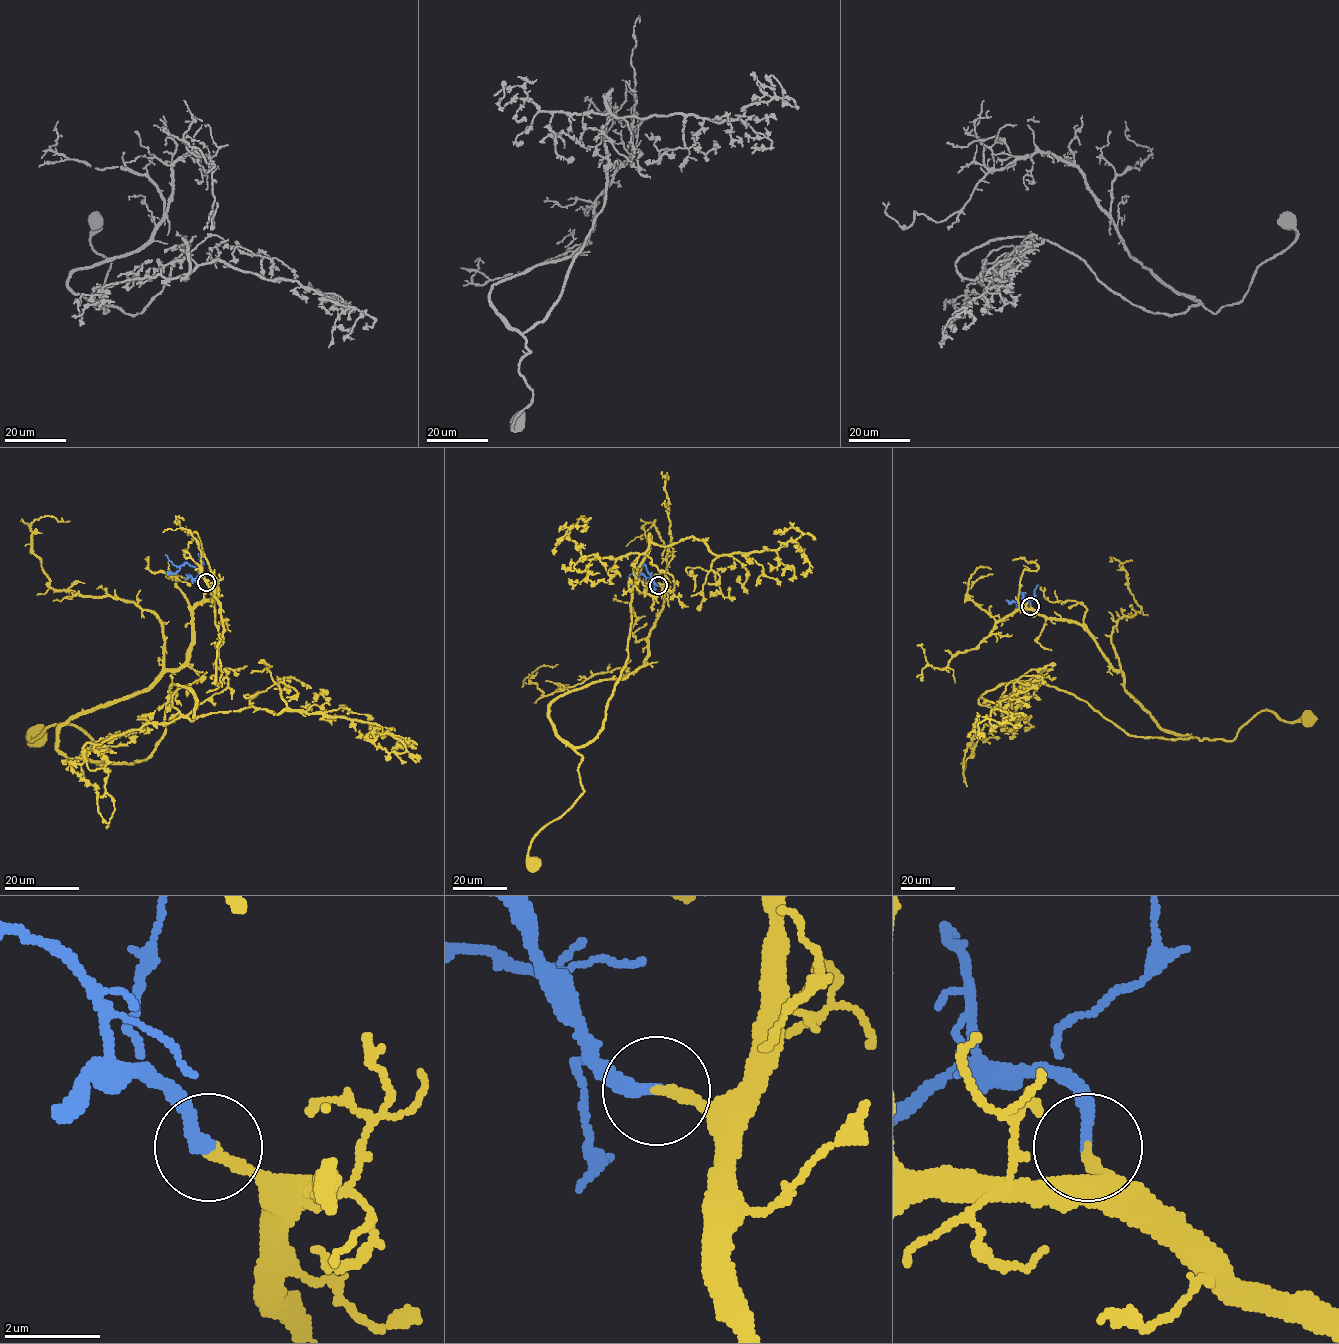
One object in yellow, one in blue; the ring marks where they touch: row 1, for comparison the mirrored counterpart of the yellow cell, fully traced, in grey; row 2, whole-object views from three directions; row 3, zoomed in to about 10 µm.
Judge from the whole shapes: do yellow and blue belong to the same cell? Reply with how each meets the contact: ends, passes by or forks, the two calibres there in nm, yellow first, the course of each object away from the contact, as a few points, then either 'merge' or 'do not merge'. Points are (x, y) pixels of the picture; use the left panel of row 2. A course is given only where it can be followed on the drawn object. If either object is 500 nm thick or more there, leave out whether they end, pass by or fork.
yellow ends; blue ends; calibres 240 and 280 nm; course yellow (207, 582), (190, 655), (59, 730), (65, 756), (101, 766), (76, 726), (35, 737); course blue (206, 582), (198, 571), (185, 563), (175, 573), (167, 573); merge

